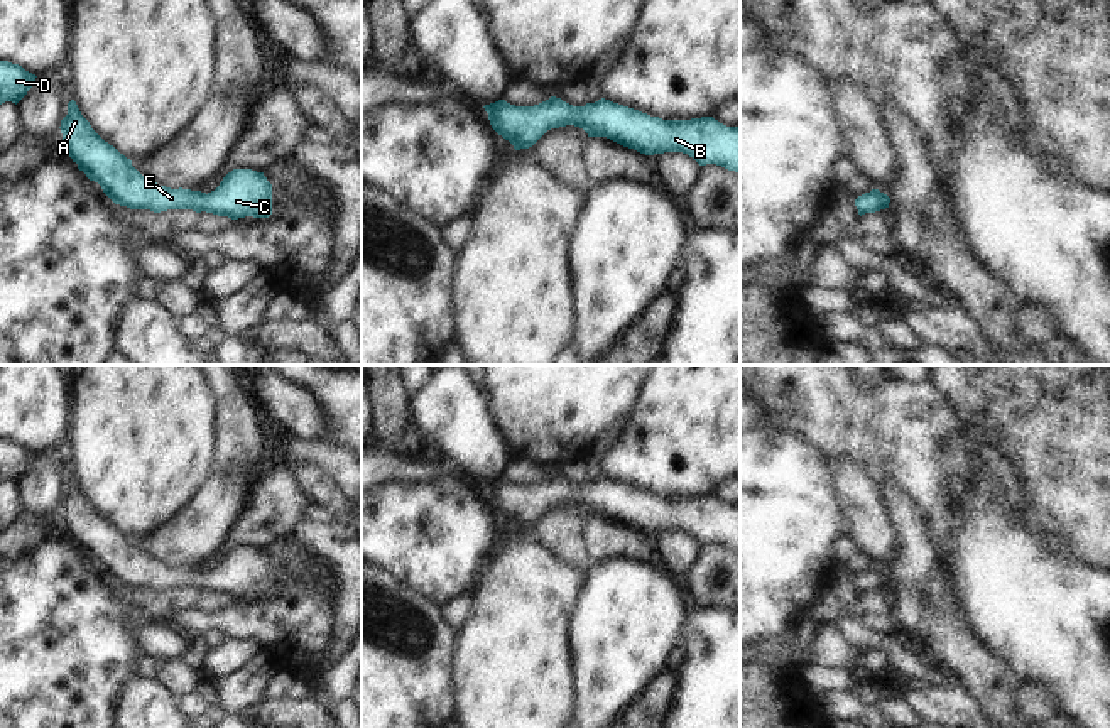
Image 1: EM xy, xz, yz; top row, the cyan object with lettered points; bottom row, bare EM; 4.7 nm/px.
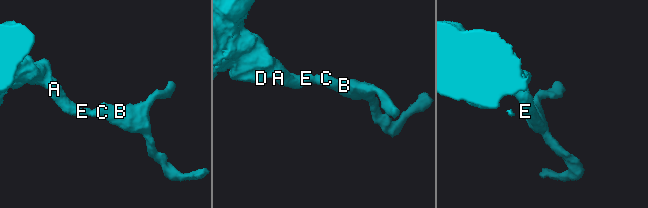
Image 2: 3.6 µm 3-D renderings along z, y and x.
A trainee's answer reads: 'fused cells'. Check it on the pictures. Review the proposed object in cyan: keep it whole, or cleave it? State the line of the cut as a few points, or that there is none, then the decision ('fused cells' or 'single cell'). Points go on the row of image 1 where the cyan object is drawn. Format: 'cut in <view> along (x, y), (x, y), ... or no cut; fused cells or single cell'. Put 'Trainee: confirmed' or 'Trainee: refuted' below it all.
no cut; single cell
Trainee: refuted

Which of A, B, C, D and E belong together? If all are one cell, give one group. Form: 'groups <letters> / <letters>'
groups A B C D E

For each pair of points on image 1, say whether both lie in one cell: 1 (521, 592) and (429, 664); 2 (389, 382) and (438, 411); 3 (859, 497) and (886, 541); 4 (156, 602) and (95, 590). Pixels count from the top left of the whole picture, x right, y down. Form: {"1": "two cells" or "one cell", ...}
{"1": "two cells", "2": "two cells", "3": "one cell", "4": "two cells"}

